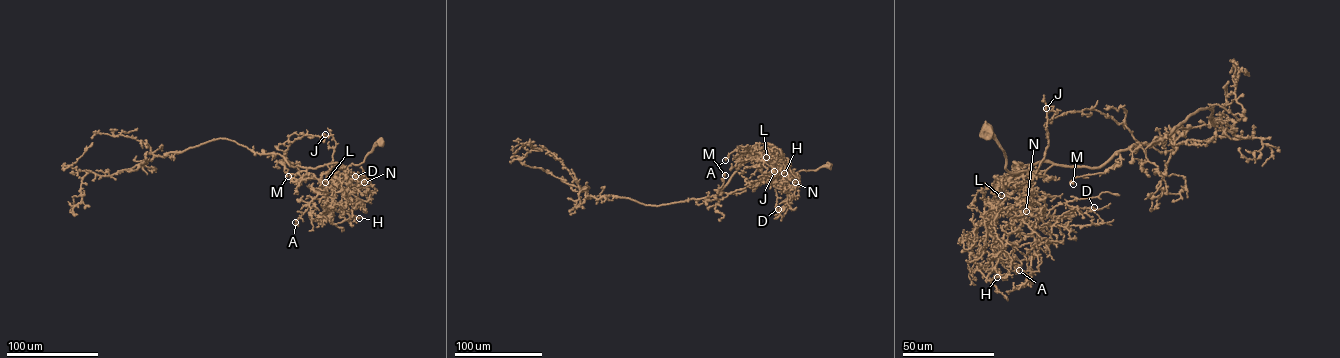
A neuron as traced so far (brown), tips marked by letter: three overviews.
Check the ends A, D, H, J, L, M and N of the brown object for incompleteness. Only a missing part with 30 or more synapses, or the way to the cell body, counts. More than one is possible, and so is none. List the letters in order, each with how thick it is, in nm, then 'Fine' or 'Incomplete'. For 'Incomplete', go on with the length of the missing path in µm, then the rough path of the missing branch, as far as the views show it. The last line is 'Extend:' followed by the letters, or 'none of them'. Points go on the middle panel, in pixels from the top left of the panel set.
A: Thickness 110 nm. Fine
D: Thickness 140 nm. Fine
H: Thickness 150 nm. Fine
J: Thickness 130 nm. Fine
L: Thickness 100 nm. Fine
M: Thickness 150 nm. Fine
N: Thickness 100 nm. Fine
Extend: none of them

